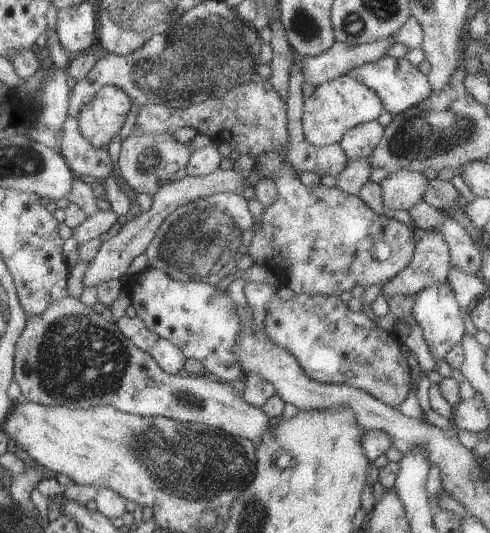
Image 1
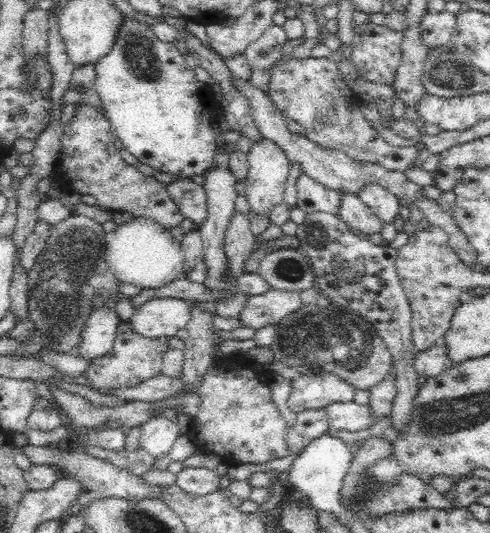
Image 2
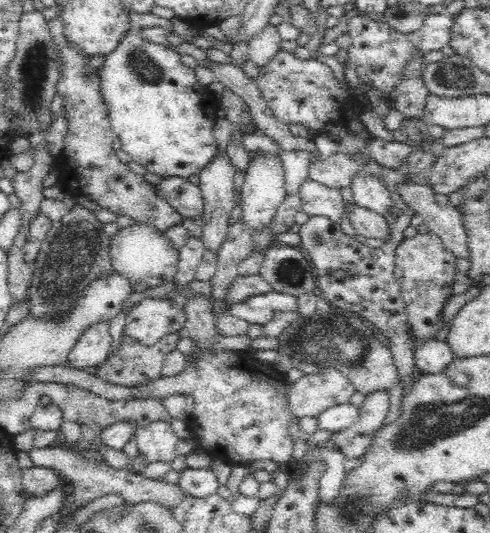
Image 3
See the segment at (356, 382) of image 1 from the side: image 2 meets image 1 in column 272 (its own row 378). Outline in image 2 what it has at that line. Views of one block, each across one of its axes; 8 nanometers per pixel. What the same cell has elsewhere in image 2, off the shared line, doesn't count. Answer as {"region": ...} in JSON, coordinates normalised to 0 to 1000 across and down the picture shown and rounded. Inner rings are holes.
{"region":[[[682,700],[606,705],[594,713],[586,760],[596,773],[663,765],[678,756],[718,754],[724,728]]]}

